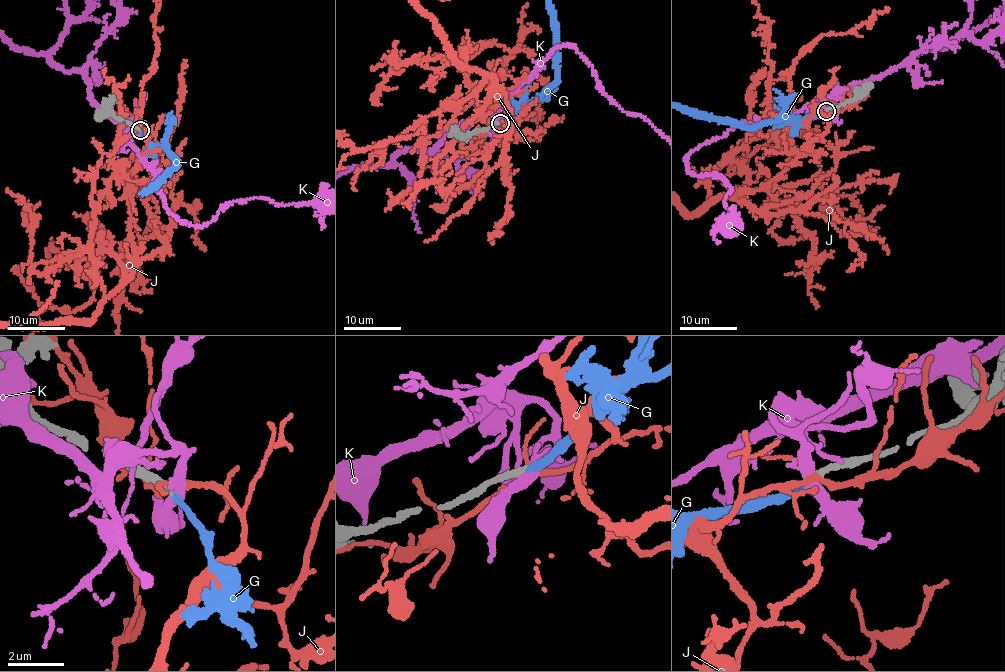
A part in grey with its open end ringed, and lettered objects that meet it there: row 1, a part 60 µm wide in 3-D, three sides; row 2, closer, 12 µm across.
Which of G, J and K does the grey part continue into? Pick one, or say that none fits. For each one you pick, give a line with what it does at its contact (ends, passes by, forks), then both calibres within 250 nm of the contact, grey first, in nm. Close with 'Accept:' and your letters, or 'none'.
G: It ends there. Thickness 240 nm (grey) against 220 nm
Accept: G

